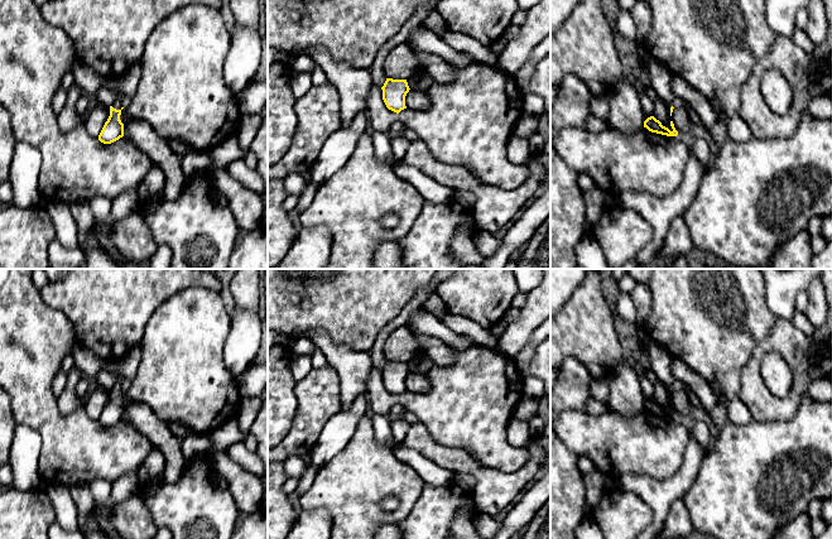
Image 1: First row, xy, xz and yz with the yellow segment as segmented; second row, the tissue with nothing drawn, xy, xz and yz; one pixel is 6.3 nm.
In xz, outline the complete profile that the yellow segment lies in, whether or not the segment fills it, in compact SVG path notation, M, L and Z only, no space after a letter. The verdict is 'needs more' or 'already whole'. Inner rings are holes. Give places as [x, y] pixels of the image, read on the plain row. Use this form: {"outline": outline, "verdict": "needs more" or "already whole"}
{"outline": "M386 361L383 372L383 382L386 390L396 396L407 391L405 379L409 375L407 362Z", "verdict": "already whole"}

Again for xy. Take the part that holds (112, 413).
{"outline": "M117 375L114 388L110 389L110 399L98 418L104 427L111 427L124 419L124 406L120 403L124 381L125 379Z", "verdict": "needs more"}

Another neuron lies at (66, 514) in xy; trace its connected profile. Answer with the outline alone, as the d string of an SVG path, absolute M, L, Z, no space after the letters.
M53 483L45 489L56 510L56 521L66 530L78 531L78 515L69 487Z

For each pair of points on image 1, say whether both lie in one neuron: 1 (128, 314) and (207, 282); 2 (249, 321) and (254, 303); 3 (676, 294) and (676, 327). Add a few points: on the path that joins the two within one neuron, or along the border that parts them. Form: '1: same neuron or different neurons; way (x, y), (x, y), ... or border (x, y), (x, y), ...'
1: same neuron; way (148, 294), (160, 282), (187, 282)
2: different neurons; border (236, 307), (254, 312)
3: same neuron; way (676, 302), (676, 319)

